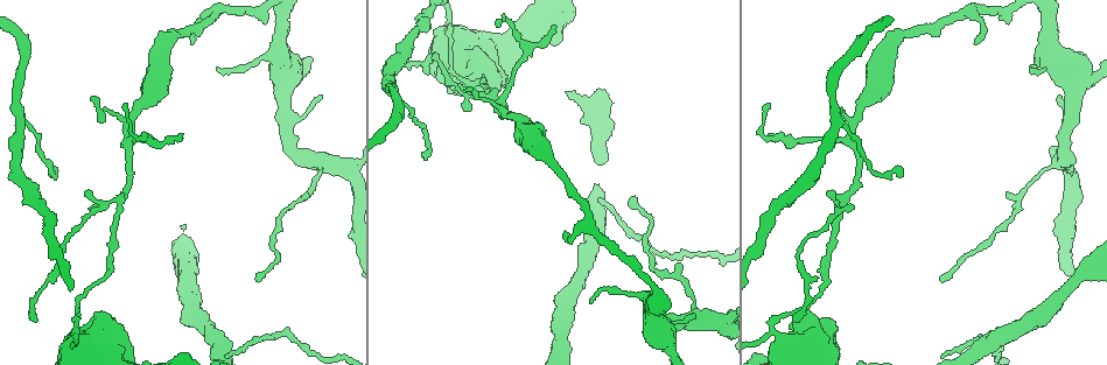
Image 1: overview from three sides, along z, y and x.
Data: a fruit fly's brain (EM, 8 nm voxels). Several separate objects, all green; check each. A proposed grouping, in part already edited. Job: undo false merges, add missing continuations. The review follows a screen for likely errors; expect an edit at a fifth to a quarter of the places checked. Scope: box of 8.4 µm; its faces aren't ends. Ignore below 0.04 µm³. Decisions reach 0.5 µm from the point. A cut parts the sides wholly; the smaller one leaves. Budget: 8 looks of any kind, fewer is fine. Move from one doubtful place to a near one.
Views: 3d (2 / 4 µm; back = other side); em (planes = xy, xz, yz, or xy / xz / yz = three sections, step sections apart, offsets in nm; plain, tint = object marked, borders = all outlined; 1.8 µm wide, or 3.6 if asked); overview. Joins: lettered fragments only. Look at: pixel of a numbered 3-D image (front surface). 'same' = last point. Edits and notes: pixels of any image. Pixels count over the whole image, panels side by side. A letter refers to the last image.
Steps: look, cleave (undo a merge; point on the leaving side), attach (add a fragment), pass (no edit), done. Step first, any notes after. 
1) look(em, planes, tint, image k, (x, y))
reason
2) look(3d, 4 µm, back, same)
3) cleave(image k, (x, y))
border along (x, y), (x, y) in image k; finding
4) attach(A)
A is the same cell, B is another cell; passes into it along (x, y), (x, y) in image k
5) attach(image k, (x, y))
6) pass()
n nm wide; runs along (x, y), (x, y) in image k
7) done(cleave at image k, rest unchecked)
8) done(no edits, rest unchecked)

look(em, planes, borders, image 1, (630, 197))

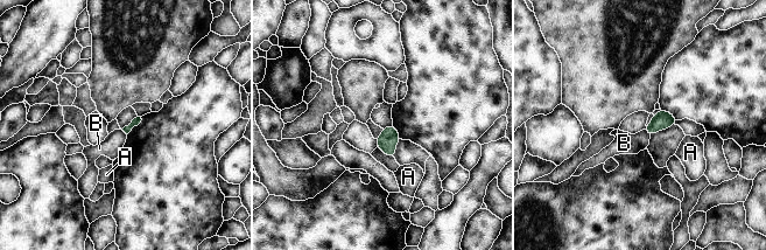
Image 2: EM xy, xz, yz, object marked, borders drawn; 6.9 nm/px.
pass()
A and B are other cells; border along (644, 130), (649, 137) in image 2; no lettered fragment goes on from it

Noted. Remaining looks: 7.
look(em, planes, borders, image 1, (1045, 70))
thin end

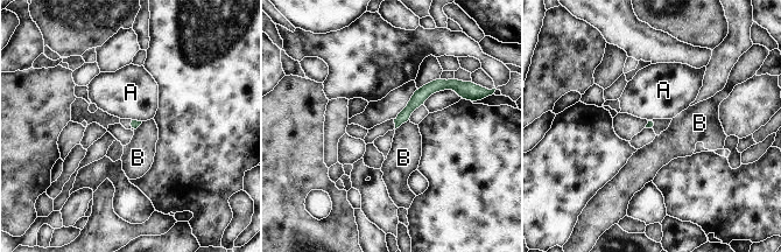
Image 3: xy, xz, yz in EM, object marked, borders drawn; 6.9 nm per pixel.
pass()
B touches over 120 nm; A and B are other cells; border along (409, 120), (395, 130) in image 3; none of them fits

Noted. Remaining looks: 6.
look(3d, 2 µm, image 1, (181, 133))
tapers out

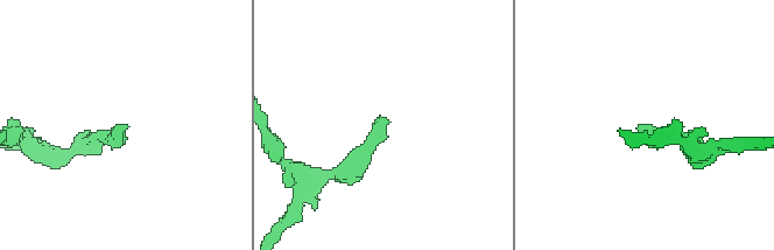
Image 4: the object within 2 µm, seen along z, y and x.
look(em, planes, borders, image 4, (387, 120))

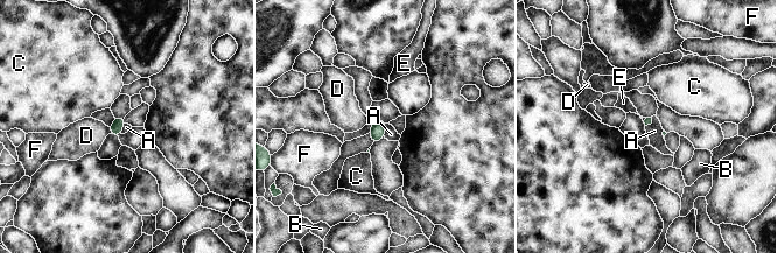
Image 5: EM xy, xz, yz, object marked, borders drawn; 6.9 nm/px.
attach(E)
A touches over 100 nm; E is the same cell, A, B, C, D and F are other cells; passes into it along (118, 123), (125, 120), (137, 118) in image 5; the neuron continues

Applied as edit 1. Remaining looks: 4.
done(attach at image 5, rest unchecked)

